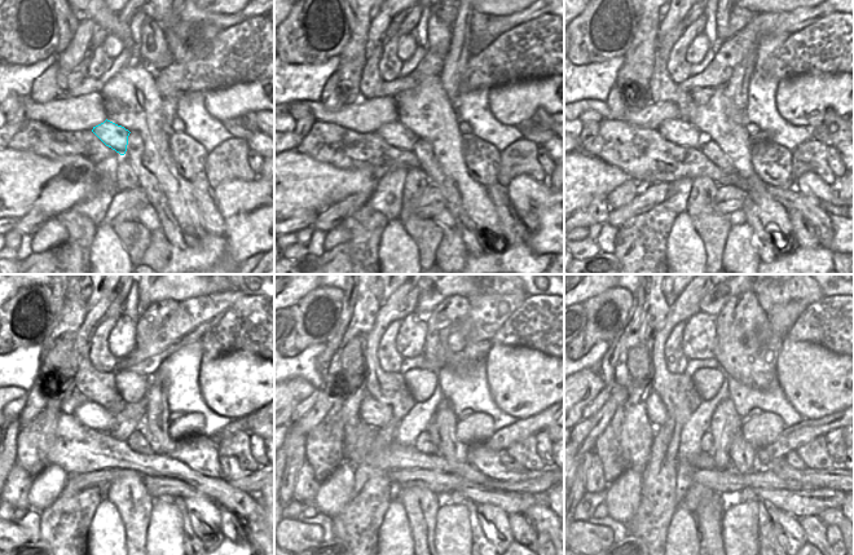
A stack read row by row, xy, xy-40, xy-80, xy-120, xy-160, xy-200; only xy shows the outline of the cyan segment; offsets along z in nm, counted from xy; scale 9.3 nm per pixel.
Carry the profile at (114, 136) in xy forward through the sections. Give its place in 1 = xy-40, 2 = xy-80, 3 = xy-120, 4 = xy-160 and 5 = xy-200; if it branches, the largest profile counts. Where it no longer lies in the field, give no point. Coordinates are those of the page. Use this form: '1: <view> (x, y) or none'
1: xy-40 (395, 133)
2: xy-80 (681, 131)
3: xy-120 (92, 415)
4: xy-160 (377, 414)
5: xy-200 (656, 410)

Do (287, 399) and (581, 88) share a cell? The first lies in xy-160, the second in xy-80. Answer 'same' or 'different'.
different

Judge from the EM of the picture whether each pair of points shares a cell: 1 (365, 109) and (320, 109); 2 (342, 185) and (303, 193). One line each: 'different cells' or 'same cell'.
1: same cell
2: same cell

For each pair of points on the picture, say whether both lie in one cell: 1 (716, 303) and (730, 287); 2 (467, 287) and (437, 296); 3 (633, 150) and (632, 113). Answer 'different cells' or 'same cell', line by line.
1: same cell
2: same cell
3: different cells

